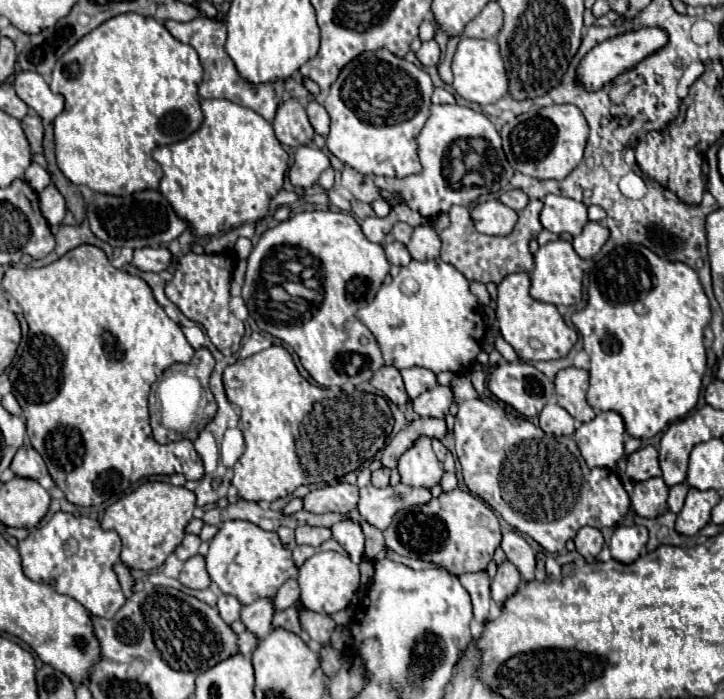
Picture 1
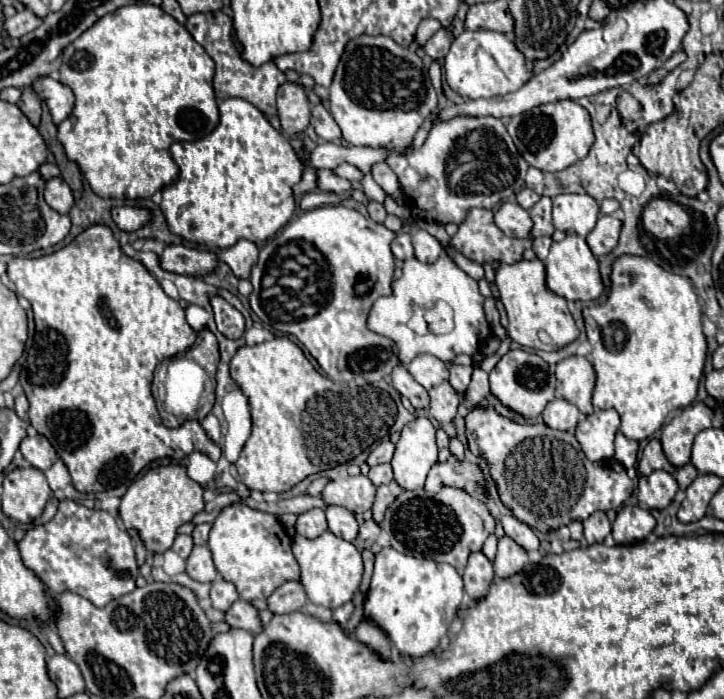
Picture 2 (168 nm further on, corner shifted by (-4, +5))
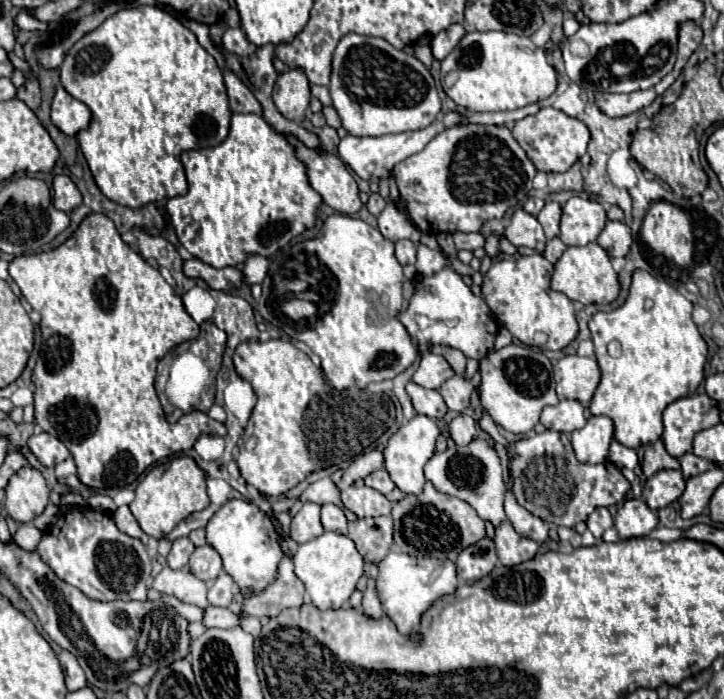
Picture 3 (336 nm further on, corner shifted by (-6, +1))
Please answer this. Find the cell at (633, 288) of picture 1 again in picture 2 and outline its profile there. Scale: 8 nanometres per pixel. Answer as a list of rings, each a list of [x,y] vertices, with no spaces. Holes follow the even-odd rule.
[[[620,256],[612,266],[612,290],[604,304],[584,308],[588,342],[592,344],[592,364],[596,370],[594,408],[614,408],[620,414],[620,432],[632,440],[650,438],[662,428],[668,416],[686,408],[696,398],[698,380],[706,362],[706,338],[702,332],[702,306],[688,278],[656,266],[650,258]]]

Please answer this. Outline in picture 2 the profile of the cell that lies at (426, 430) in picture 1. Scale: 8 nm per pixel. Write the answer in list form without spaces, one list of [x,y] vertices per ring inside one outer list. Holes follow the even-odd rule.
[[[384,440],[380,442],[366,458],[366,464],[368,466],[376,466],[376,464],[384,464],[384,462],[390,462],[392,460],[392,454],[394,454],[394,444],[390,440]]]

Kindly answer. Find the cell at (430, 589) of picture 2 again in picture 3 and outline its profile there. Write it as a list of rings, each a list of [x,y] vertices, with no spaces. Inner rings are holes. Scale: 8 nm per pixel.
[[[392,550],[380,564],[378,564],[378,578],[376,578],[376,592],[382,602],[386,616],[396,624],[398,632],[408,636],[414,642],[420,642],[420,618],[422,614],[442,596],[452,594],[458,588],[456,564],[438,560],[438,558],[414,558]]]

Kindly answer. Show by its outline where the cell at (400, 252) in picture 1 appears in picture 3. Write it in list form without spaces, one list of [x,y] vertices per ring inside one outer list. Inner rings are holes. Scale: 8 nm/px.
[[[398,240],[396,242],[396,258],[398,262],[404,264],[414,264],[416,262],[416,246],[410,240]]]

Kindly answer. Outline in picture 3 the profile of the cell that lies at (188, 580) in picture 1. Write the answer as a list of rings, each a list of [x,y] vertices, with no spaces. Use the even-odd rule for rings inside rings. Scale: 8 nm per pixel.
[[[206,544],[206,546],[198,546],[192,552],[188,568],[202,582],[212,582],[222,572],[222,560],[220,554],[210,544]]]

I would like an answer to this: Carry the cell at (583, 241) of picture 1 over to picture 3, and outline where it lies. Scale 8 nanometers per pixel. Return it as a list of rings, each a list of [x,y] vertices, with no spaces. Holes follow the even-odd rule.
[[[608,220],[604,230],[598,236],[598,244],[608,252],[610,258],[626,256],[632,244],[632,230],[624,222],[612,222]]]

